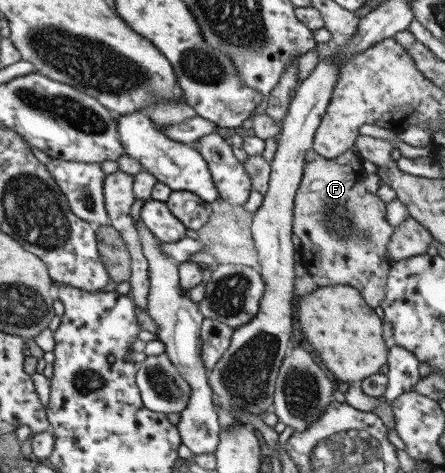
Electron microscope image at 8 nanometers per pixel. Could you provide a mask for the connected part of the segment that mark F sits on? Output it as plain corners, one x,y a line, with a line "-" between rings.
354,146
331,159
308,149
293,198
292,233
299,239
300,264
315,285
353,287
373,308
385,296
387,275
394,263
385,248
394,227
386,220
386,202
365,191
363,180
367,172
367,165

